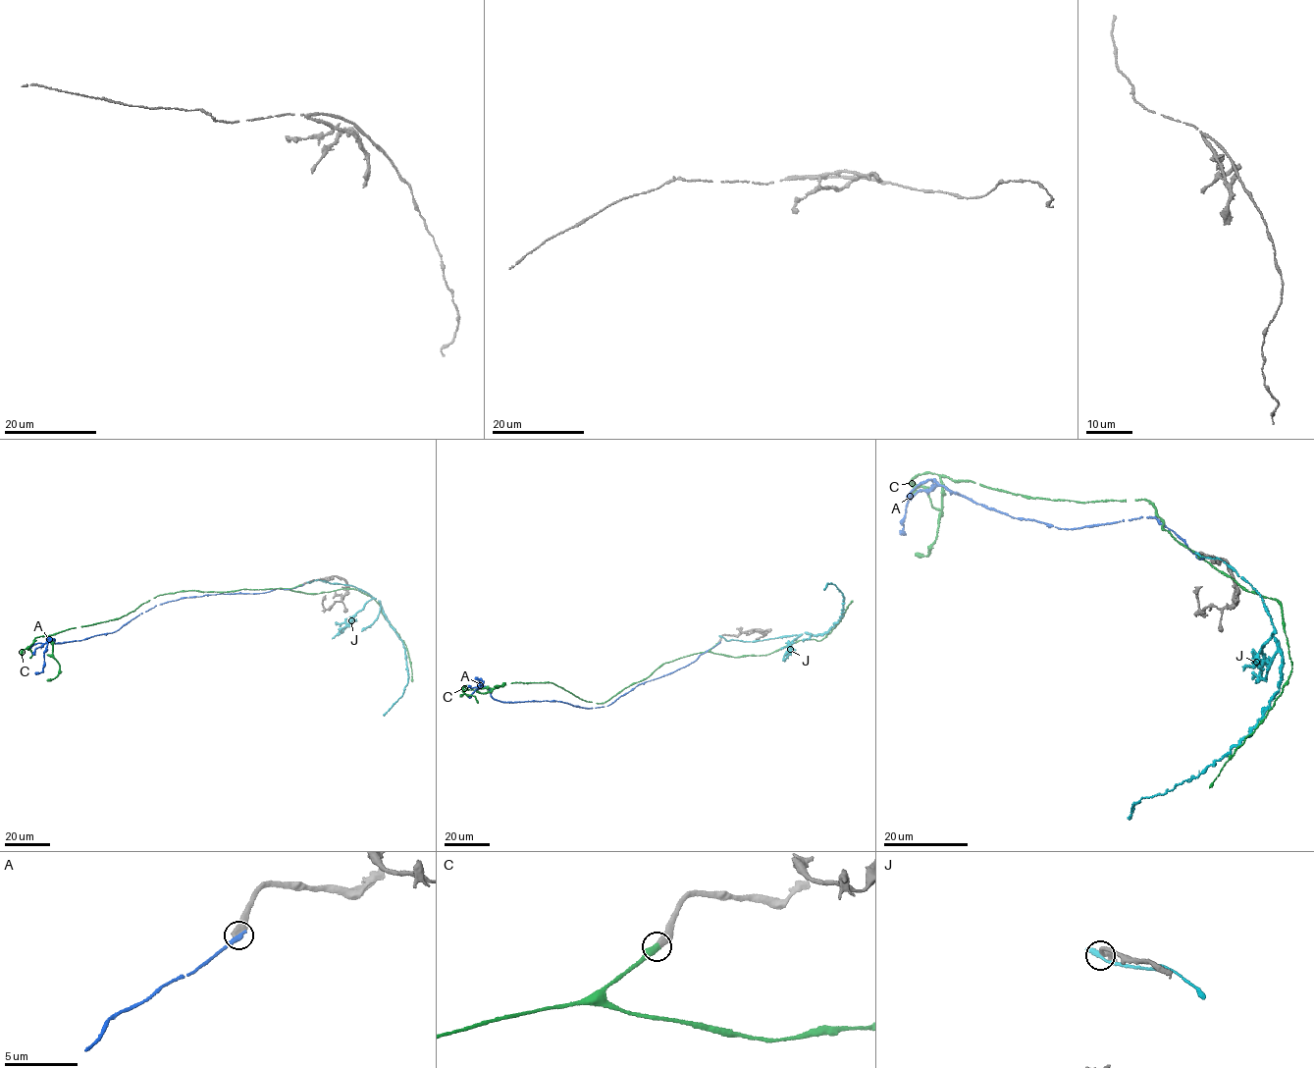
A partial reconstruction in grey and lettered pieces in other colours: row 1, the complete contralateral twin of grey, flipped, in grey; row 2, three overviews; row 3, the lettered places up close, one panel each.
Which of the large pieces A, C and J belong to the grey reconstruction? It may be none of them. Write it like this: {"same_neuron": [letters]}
{"same_neuron": ["C"]}

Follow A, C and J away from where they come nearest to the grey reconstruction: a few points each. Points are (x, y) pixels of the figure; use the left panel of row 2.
A: (302, 585), (181, 598), (155, 606), (111, 633), (59, 643), (49, 638), (42, 671), (35, 672)
C: (301, 584), (165, 594), (119, 617), (44, 636), (52, 642), (53, 657), (60, 668), (56, 677), (46, 680)
J: (308, 582), (325, 580), (363, 590), (378, 600), (401, 640), (408, 680), (401, 697), (383, 715)

